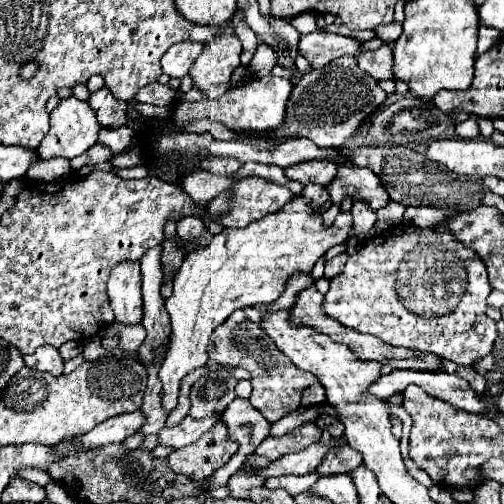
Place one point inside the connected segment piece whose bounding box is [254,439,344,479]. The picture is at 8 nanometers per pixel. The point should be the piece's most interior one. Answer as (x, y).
(306, 461)

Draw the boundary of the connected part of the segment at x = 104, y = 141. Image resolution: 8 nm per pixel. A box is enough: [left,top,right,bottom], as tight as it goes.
[98,125,134,155]

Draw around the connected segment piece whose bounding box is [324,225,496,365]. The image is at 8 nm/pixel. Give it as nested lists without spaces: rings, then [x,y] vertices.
[[[400,225],[370,237],[358,253],[348,259],[344,271],[330,279],[330,289],[324,295],[324,313],[344,327],[380,337],[384,343],[428,351],[456,365],[472,365],[476,359],[488,355],[496,339],[496,323],[486,315],[486,297],[492,287],[484,263],[470,247],[448,245],[456,247],[456,255],[464,259],[464,295],[460,295],[460,303],[456,303],[452,311],[444,311],[444,315],[416,315],[416,311],[404,307],[404,299],[400,299],[400,291],[396,291],[400,263],[404,263],[420,243],[438,243],[442,233],[446,233],[444,227],[406,229],[406,225]]]

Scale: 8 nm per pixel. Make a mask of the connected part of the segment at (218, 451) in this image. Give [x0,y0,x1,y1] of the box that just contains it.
[168,421,238,483]

